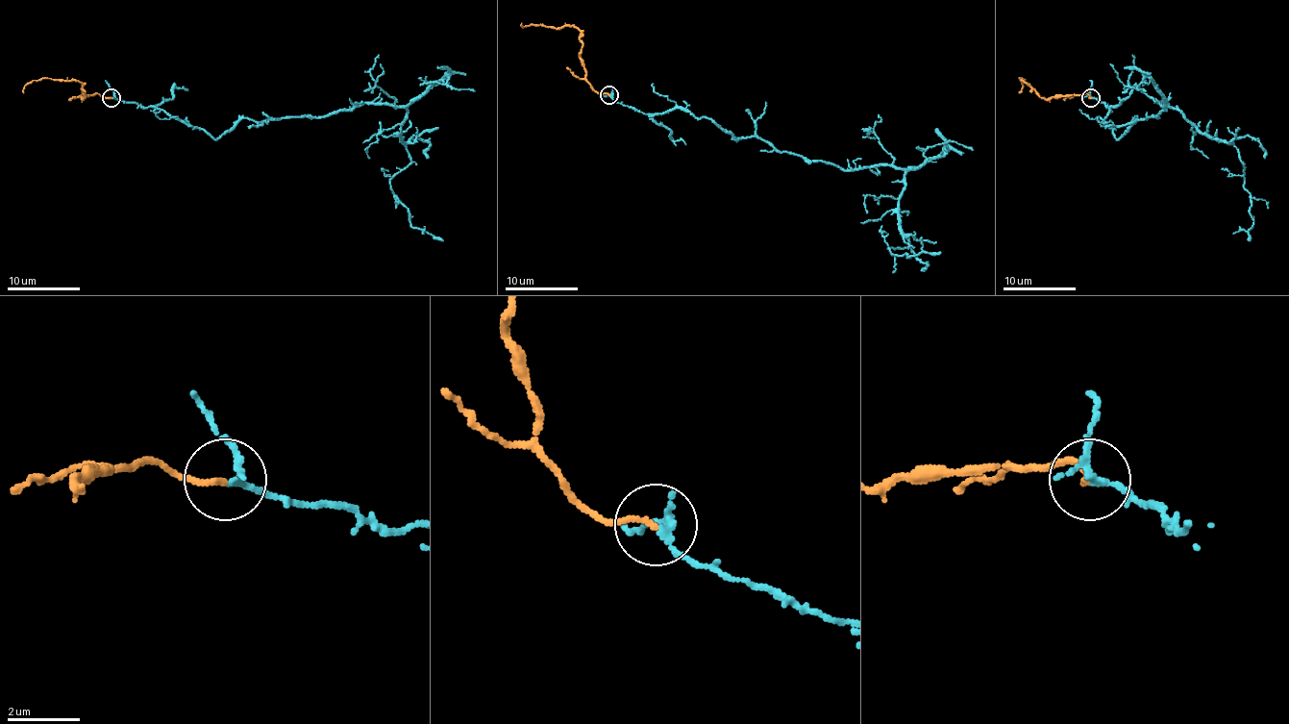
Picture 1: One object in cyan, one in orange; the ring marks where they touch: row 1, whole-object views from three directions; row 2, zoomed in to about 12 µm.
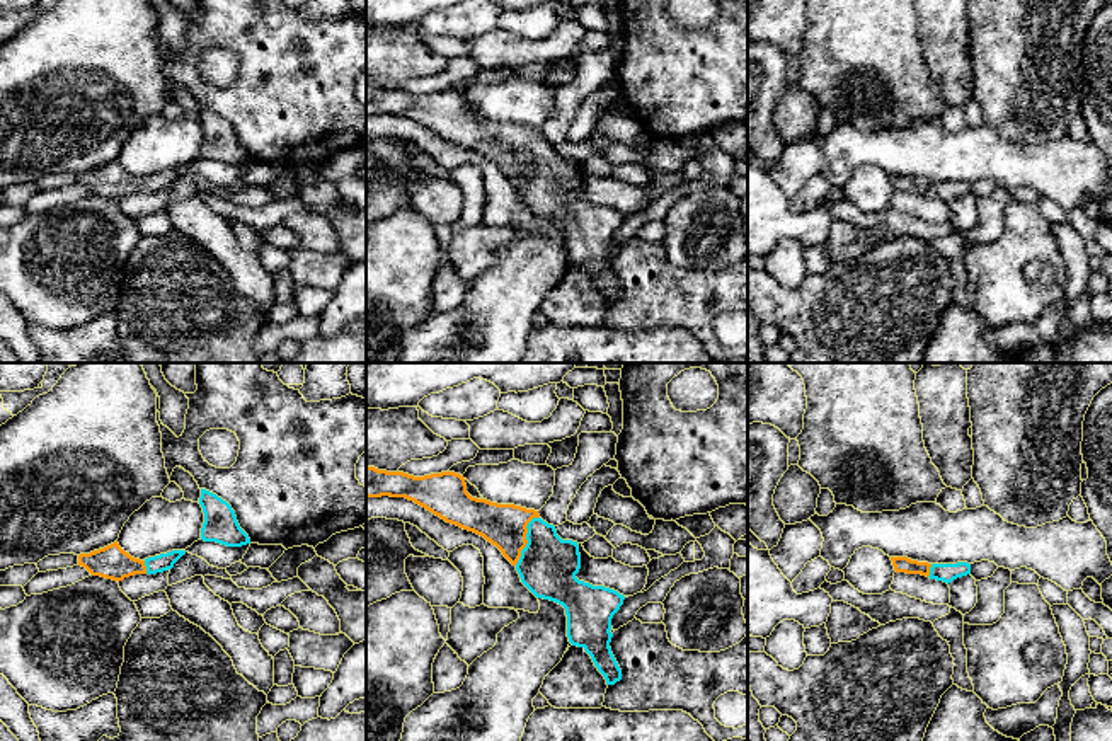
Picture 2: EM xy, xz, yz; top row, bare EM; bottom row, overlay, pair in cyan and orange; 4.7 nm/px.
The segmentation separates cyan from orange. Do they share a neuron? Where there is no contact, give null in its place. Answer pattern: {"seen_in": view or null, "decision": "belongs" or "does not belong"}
{"seen_in": "xz", "decision": "belongs"}

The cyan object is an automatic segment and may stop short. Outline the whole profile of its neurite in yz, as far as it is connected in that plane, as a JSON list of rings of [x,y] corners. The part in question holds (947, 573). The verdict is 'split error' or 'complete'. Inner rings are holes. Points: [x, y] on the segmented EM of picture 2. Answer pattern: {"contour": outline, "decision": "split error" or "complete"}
{"contour": [[[891,557],[896,572],[906,574],[921,574],[930,579],[952,583],[957,577],[971,574],[971,564],[957,562],[957,564],[928,564],[911,560],[908,557]]], "decision": "split error"}

